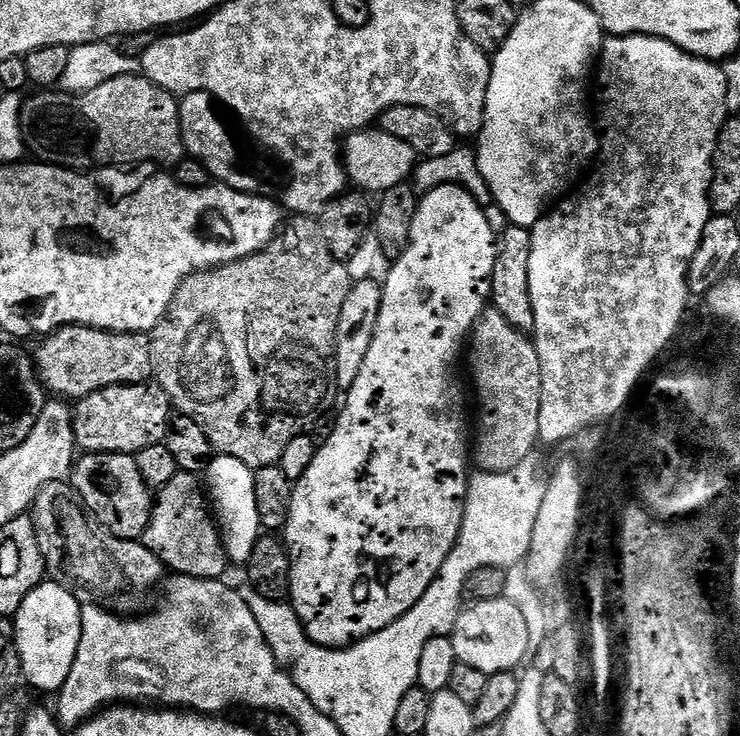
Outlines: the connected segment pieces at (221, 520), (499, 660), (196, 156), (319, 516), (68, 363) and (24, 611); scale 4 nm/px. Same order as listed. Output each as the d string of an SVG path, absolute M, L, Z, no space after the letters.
M217 455L206 469L206 492L210 497L211 507L214 509L215 519L218 521L221 536L224 537L224 549L228 552L229 561L233 565L247 565L252 557L252 551L256 543L260 541L262 529L258 518L258 502L254 502L254 478L255 471L246 467L238 458Z
M503 598L469 603L461 611L451 637L457 661L466 666L474 666L474 670L482 670L488 677L496 672L519 669L525 663L523 660L530 656L526 621L518 606Z
M189 92L179 101L179 106L180 133L184 139L184 151L191 159L198 161L206 168L213 181L239 192L264 194L269 191L267 182L259 180L248 169L247 162L240 157L240 152L236 149L236 140L232 137L231 130L224 125L218 102L210 93Z
M457 184L438 186L419 197L414 226L410 226L410 242L403 254L389 267L382 281L382 310L378 314L374 342L370 342L366 362L362 362L362 370L358 378L354 378L354 386L347 389L345 396L348 397L344 400L344 409L336 416L330 442L317 447L314 462L310 462L310 470L306 470L306 474L295 481L292 489L290 518L282 533L288 556L292 560L290 603L304 632L323 648L347 648L349 644L357 644L375 632L386 630L386 626L402 618L402 614L410 611L420 601L422 594L426 594L462 530L464 503L468 501L470 479L470 428L468 432L468 416L464 413L464 388L456 377L456 363L460 360L460 351L463 348L465 351L466 341L471 337L473 328L479 324L481 316L489 307L492 295L498 236L495 231L492 233L492 224L484 212L487 211L482 205Z
M73 324L58 328L41 340L40 349L34 352L36 370L45 389L56 398L79 402L103 388L143 384L153 375L152 341L143 332L109 332L107 328Z
M45 582L37 586L30 595L24 599L20 609L14 617L16 630L16 649L20 655L20 670L25 681L33 684L31 687L37 693L59 693L64 687L66 678L70 678L70 666L74 666L74 654L78 654L78 642L82 634L82 622L80 621L81 601L63 583L51 584Z

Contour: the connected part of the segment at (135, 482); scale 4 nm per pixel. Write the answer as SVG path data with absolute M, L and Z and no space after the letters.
M89 452L81 455L72 465L70 483L82 498L85 509L91 513L95 523L107 535L117 536L119 540L135 541L139 541L143 537L152 517L154 496L142 478L142 470L138 470L135 455L127 452Z

